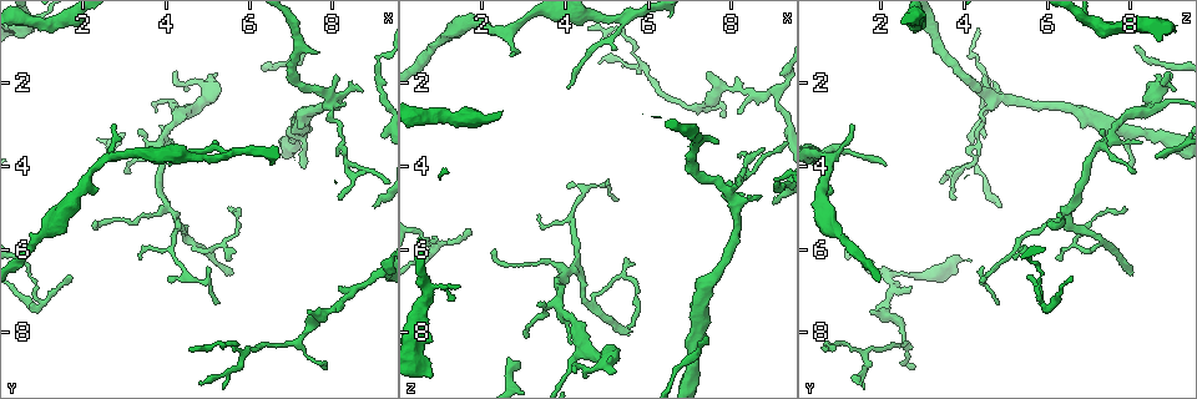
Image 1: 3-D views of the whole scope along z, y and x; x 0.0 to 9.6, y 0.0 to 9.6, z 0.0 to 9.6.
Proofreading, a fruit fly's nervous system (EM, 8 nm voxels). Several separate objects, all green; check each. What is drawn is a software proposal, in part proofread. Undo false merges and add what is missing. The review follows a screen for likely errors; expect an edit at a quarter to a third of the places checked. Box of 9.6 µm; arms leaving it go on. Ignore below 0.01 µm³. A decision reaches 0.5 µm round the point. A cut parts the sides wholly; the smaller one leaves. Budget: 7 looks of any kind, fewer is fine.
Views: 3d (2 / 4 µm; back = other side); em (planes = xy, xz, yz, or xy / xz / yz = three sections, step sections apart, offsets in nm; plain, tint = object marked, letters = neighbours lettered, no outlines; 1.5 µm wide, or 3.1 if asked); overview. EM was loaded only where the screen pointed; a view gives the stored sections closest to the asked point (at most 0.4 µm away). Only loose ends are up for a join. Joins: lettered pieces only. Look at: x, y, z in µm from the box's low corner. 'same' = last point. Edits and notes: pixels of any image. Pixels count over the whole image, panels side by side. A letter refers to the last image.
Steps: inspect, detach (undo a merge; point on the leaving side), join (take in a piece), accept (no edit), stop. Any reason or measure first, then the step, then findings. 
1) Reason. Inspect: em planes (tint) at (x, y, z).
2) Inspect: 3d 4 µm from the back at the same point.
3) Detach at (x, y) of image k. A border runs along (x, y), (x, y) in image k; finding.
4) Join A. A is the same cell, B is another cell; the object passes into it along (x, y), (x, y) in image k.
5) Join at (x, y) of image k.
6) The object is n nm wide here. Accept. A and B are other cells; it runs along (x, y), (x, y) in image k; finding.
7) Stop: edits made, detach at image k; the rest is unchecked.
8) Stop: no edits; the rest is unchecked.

An open end. Inspect: em yz step 8 (tint) at (5.60, 6.65, 7.90).

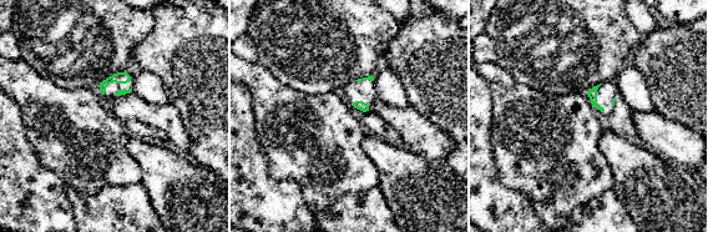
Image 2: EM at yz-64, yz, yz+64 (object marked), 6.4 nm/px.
Inspect: em planes (letters) at the same point.

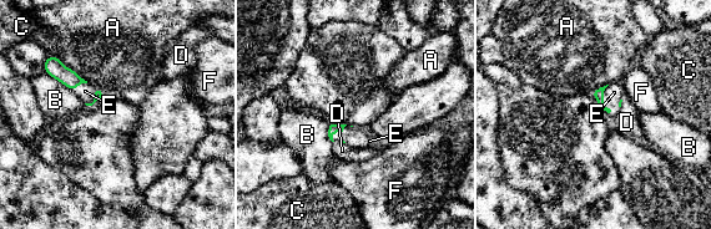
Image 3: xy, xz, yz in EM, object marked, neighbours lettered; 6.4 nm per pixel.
The longest contact is with A, 260 nm. Join E. E is the same cell, A, B, C, D and F are other cells; the object passes into it along (598, 93), (603, 100), (614, 92) in image 3; it goes on there.

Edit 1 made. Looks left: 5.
Abrupt turn. Inspect: em planes (tint) at (4.50, 2.70, 8.35).

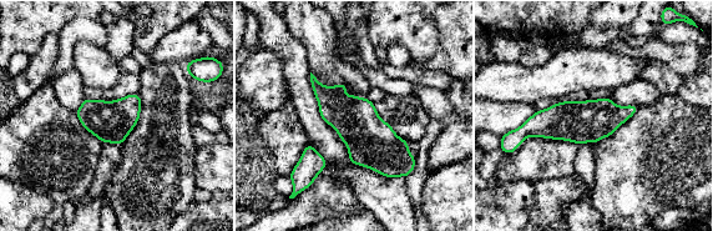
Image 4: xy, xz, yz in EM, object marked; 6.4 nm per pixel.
Inspect: em planes (letters) at the same point.

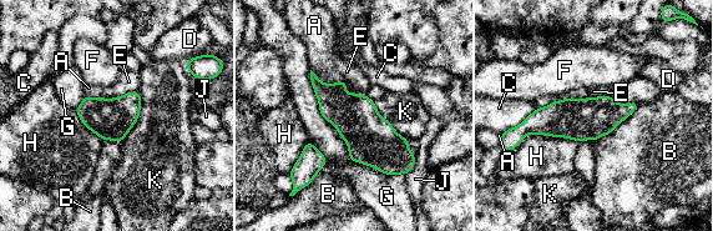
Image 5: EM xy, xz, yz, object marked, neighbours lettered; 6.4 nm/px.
Accept. A, B, C, D, E, F, G, H, J and K are other cells; it runs along (314, 80), (384, 150), (408, 166) in image 5; continuous, no second cell.

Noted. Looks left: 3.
Tapers out. Inspect: em xy step 4 (plain) at (7.75, 8.80, 2.80).

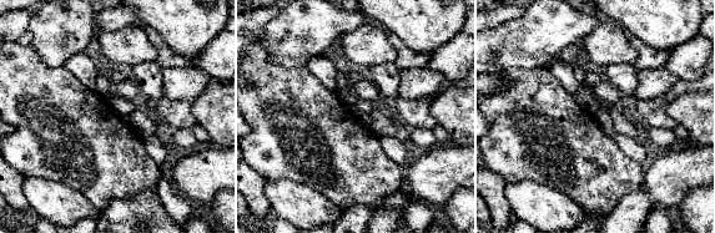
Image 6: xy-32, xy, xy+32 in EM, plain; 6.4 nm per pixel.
What lies round it. Inspect: em xy step 4 (letters) at the same point.

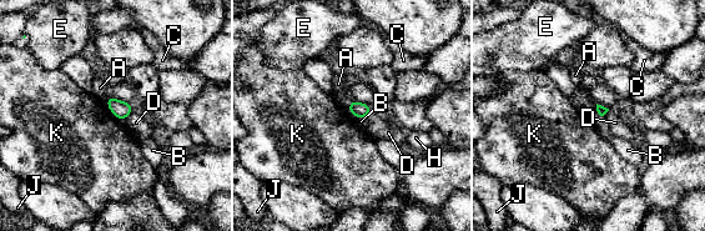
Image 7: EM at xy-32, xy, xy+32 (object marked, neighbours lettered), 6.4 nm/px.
Accept. A, B, C, D, E, H, J and K are other cells; a border runs along (105, 100), (109, 109), (122, 120) in image 7; no lettered piece goes on from it.

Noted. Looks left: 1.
Stop: edits made, join at image 3; the rest is unchecked.

